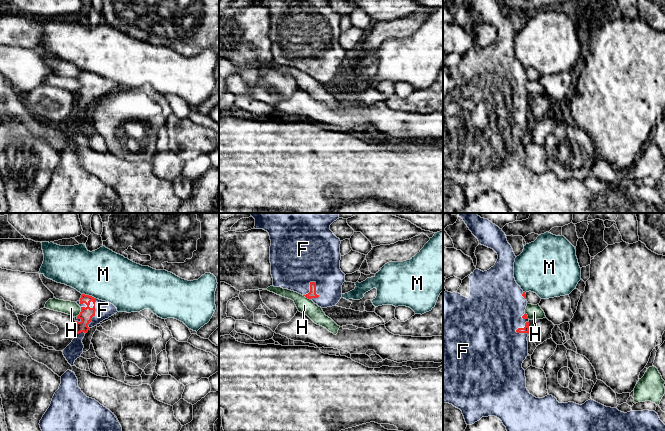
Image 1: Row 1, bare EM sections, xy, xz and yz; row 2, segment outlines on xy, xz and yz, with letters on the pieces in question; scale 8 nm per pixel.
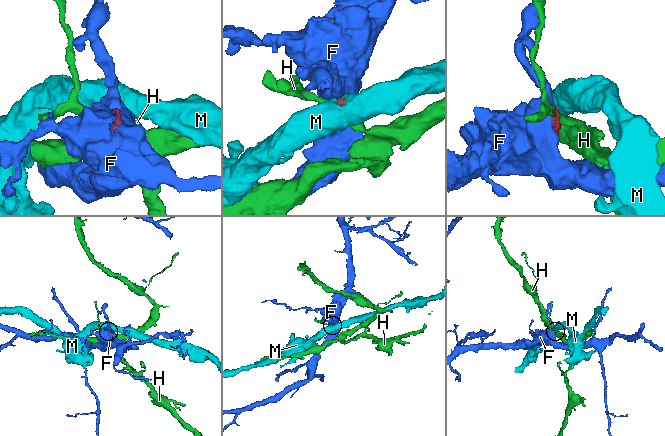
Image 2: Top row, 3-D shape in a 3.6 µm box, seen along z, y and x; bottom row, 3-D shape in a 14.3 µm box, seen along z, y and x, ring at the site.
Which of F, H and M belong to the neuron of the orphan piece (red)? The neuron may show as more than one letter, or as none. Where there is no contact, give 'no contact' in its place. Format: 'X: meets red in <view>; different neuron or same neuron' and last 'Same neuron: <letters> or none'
F: meets red in xy; same neuron
H: meets red in xy; different neuron
M: meets red in xy; different neuron
Same neuron: F

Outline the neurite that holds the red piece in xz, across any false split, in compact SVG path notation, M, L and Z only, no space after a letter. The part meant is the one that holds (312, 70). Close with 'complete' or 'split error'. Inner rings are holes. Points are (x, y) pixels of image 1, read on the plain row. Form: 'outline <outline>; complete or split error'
outline M255 0L255 5L269 9L271 51L274 63L281 63L297 68L312 76L321 84L335 82L342 73L342 61L345 50L340 45L341 17L330 6L331 0Z; split error

